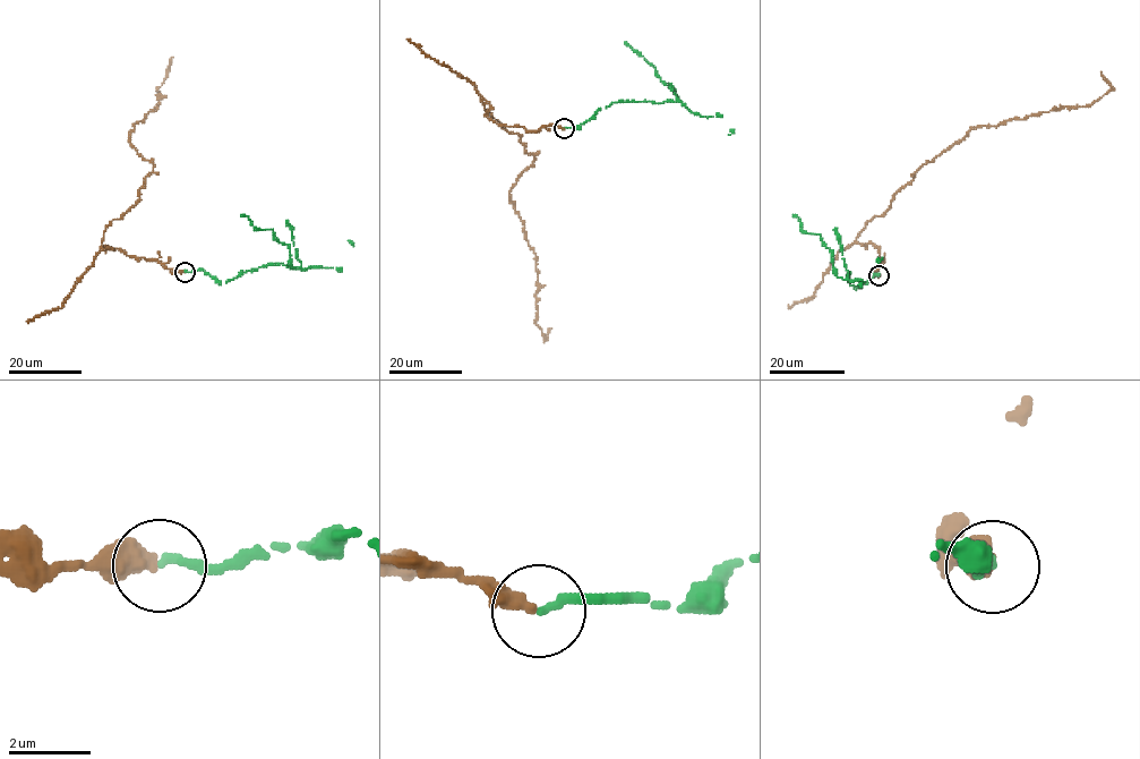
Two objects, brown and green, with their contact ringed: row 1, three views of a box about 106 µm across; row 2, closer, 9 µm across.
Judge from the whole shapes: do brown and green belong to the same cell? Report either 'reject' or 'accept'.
reject

